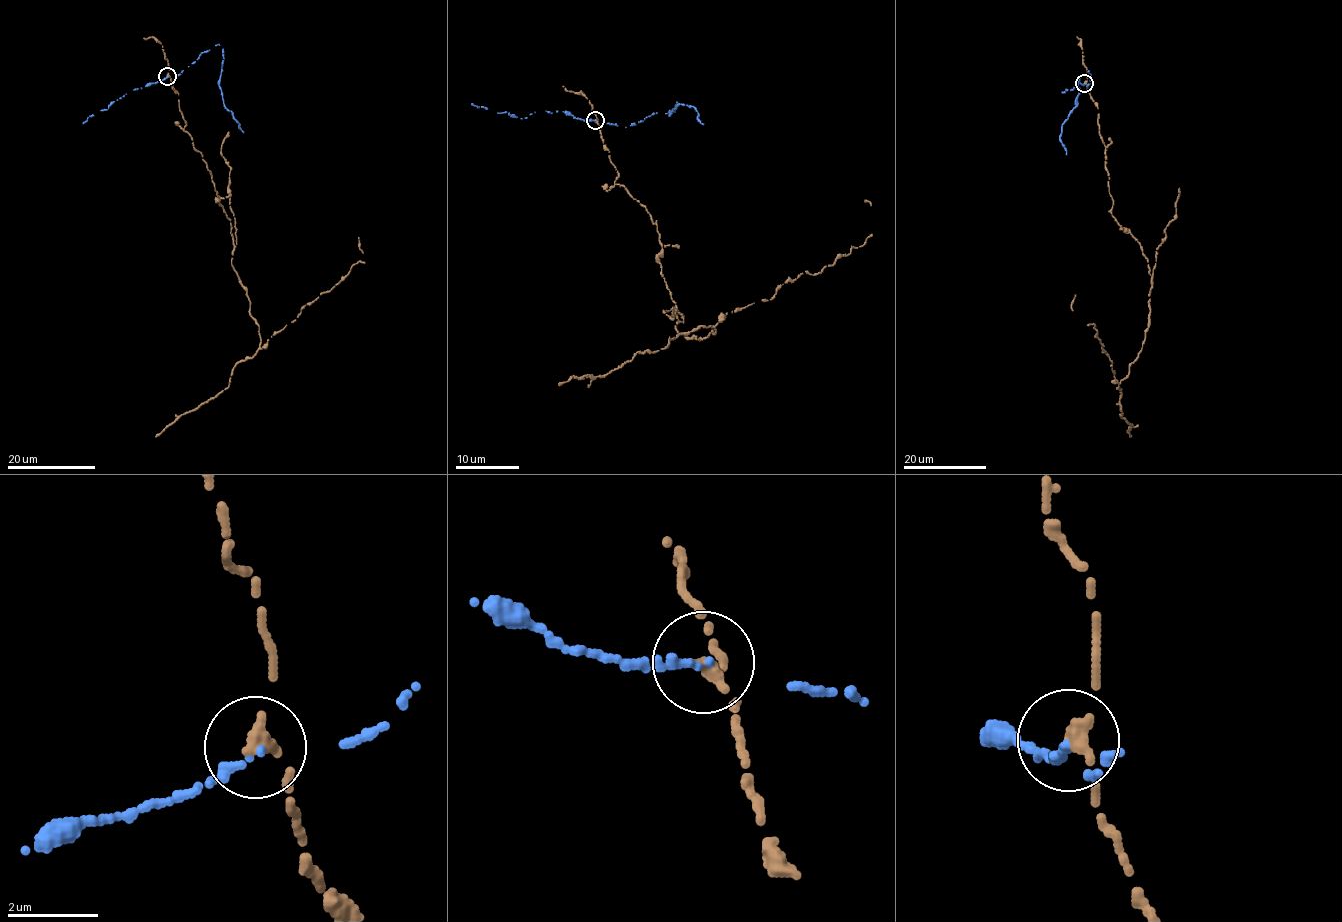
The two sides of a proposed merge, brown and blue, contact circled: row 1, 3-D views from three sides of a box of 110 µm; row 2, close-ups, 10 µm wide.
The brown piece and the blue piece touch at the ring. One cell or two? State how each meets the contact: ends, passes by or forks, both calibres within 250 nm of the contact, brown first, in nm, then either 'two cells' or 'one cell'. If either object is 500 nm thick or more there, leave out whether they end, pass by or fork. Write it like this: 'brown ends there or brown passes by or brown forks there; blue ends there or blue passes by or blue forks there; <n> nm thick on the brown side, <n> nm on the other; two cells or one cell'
brown ends there; blue ends there; 360 nm thick on the brown side, 150 nm on the other; two cells

